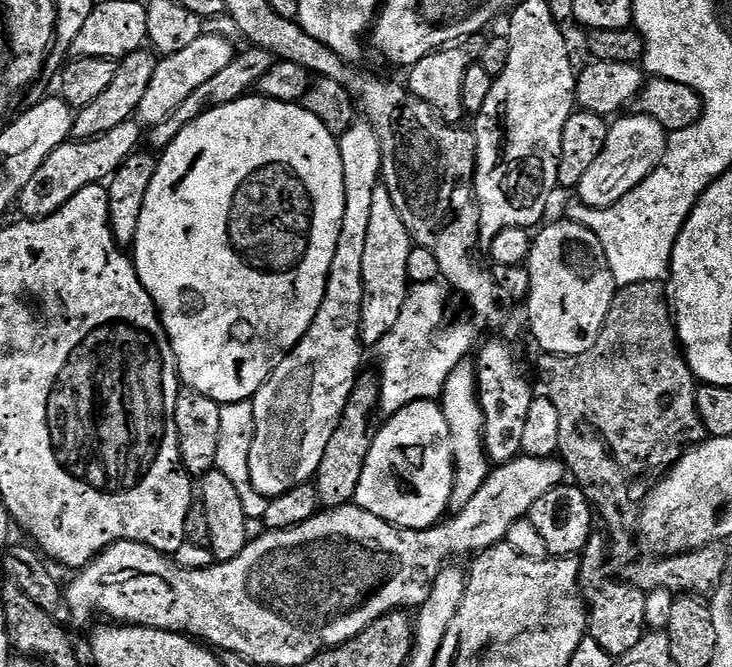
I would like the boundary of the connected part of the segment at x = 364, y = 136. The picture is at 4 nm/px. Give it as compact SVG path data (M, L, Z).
M357 122L343 133L339 137L340 141L340 153L342 154L342 162L344 166L344 186L346 188L346 214L344 215L343 228L340 231L340 242L338 244L338 250L336 251L334 262L332 263L332 274L328 279L328 290L324 295L324 301L322 306L318 310L318 314L314 318L314 322L310 326L310 330L307 334L296 343L296 347L276 365L275 372L269 376L263 388L260 389L258 396L259 399L264 401L259 402L258 407L255 409L255 433L252 437L252 448L249 450L249 468L250 478L253 480L253 485L261 493L261 495L267 498L278 497L284 492L288 492L294 487L298 487L300 484L309 483L315 477L318 466L322 462L322 456L326 454L327 447L330 446L330 438L335 434L337 426L340 424L340 417L344 414L344 407L348 404L356 381L360 379L362 375L362 369L360 369L360 363L364 360L364 351L366 351L365 345L362 343L362 321L364 318L364 263L360 260L360 252L366 254L366 235L364 235L364 228L370 230L370 214L368 213L368 192L375 192L376 187L372 184L372 176L380 176L376 173L376 160L386 160L385 153L380 149L380 136L375 132L377 129L373 127L371 123L363 124L363 122Z

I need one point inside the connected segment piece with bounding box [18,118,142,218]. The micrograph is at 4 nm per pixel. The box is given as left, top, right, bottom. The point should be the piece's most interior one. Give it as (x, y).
(77, 164)

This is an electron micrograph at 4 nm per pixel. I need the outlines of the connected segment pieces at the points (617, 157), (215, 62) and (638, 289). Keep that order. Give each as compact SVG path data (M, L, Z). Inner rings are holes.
M621 115L611 121L602 154L598 154L594 166L590 166L586 174L582 174L578 193L580 192L584 199L581 201L587 207L608 208L611 204L626 199L655 168L661 167L670 139L669 133L665 125L655 117L635 115Z
M206 34L198 38L198 42L186 46L186 50L178 50L172 56L164 56L159 61L153 80L146 90L146 98L142 98L140 103L139 119L145 125L155 126L170 118L170 114L177 112L186 102L186 98L194 94L194 90L198 90L200 86L210 82L214 74L219 74L223 68L230 66L233 55L234 47L232 48L226 37Z
M647 280L646 282L638 282L637 284L626 284L619 289L616 302L613 304L610 314L608 315L608 323L600 332L598 342L590 350L586 350L578 356L553 356L545 355L544 372L548 375L548 380L552 383L552 391L550 397L557 408L568 408L568 412L578 415L576 421L583 425L583 435L586 438L600 438L607 444L612 455L616 460L623 462L623 465L632 474L638 472L650 472L656 468L659 470L667 470L676 463L677 460L683 458L685 452L690 448L696 447L698 444L704 443L706 433L704 424L700 420L700 412L696 408L696 389L698 381L692 375L692 368L688 365L688 357L684 355L684 349L680 343L680 337L676 334L676 321L674 319L673 309L670 307L670 300L664 297L665 285L658 280Z

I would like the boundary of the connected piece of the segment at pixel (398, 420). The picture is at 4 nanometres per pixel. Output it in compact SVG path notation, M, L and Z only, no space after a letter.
M428 399L407 404L400 411L393 411L387 418L389 420L385 424L383 421L379 425L374 438L374 446L370 448L370 454L366 458L366 466L362 470L362 482L358 482L355 503L375 516L395 524L397 528L434 528L445 519L446 513L444 511L450 508L452 504L452 491L456 486L456 462L452 458L452 435L450 434L450 426L446 420L446 414L443 407L435 399Z

